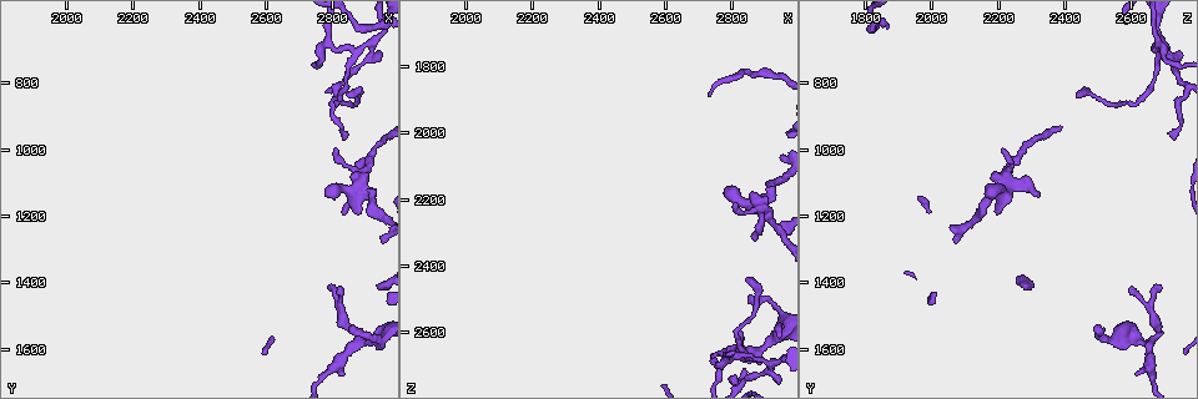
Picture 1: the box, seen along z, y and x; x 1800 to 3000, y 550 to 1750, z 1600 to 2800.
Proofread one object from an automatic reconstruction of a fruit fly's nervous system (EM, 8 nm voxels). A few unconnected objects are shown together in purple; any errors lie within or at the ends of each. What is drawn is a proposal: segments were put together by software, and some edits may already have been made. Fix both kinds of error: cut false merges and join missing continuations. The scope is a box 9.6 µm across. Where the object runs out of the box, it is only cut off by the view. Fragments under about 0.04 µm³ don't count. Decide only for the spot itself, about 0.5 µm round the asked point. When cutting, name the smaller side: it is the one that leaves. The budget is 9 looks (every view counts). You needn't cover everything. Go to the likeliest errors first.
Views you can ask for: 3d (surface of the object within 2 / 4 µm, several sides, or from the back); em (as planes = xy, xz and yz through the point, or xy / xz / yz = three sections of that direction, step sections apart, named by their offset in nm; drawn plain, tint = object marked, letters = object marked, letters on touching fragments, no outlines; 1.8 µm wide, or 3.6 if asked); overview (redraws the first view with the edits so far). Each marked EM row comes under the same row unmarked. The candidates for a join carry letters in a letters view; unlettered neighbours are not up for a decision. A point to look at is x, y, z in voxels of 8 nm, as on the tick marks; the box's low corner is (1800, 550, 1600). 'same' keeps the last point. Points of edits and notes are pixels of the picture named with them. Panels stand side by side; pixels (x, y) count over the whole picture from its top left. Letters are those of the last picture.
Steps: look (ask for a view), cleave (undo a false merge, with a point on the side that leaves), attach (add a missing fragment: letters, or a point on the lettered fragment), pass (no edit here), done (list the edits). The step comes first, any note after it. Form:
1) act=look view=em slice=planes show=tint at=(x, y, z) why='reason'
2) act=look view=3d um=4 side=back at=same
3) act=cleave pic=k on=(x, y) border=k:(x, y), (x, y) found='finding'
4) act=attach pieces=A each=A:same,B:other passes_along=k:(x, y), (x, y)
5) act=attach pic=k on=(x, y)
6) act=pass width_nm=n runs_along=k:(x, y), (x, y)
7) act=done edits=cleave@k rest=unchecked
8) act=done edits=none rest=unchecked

act=look view=em slice=planes show=letters at=(2950, 1260, 2070)

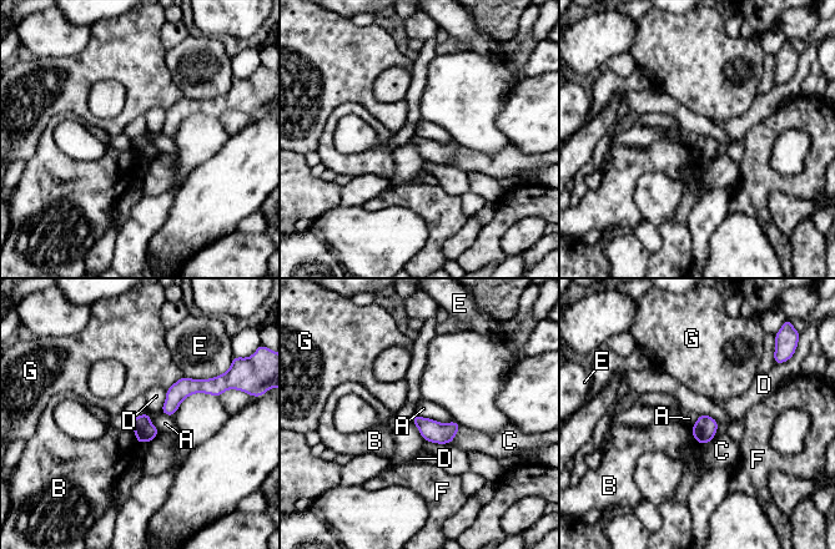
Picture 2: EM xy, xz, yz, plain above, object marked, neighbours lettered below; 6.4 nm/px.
act=pass each=A:other,B:other,C:other,D:other,E:other,F:other,G:other border=2:(416, 414), (439, 422), (453, 421) found='none of them fits'

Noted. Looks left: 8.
act=look view=3d um=2 side=back at=(2860, 1530, 2490)

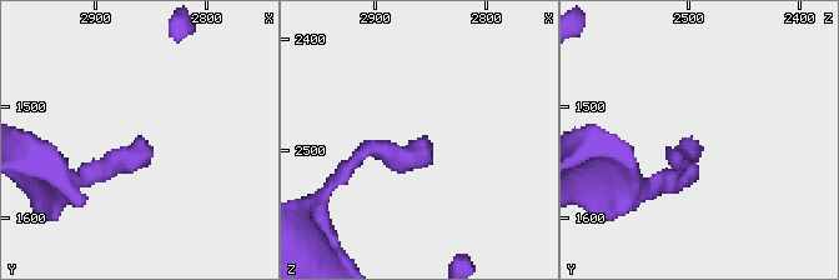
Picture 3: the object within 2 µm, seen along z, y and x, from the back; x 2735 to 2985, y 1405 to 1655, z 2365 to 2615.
act=look view=em slice=planes show=tint at=(2860, 1528, 2492) why='now the EM'

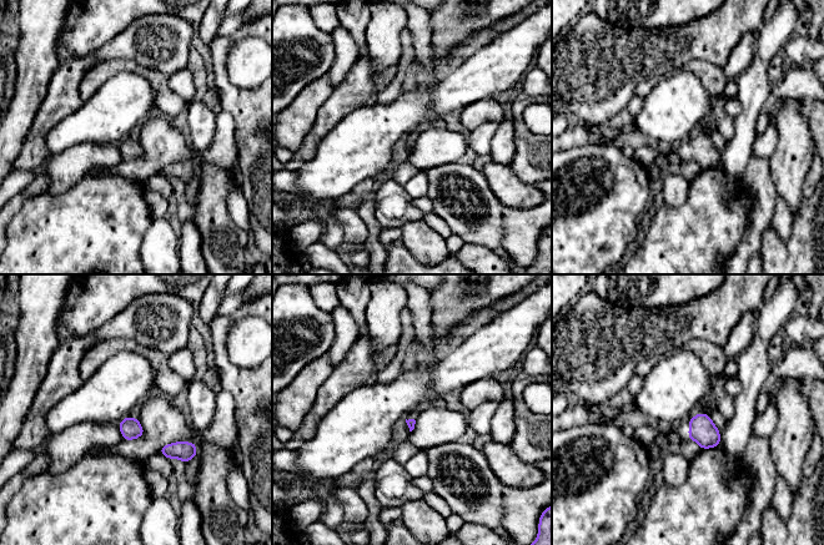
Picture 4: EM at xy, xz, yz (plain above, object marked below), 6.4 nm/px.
act=look view=em slice=planes show=letters at=same

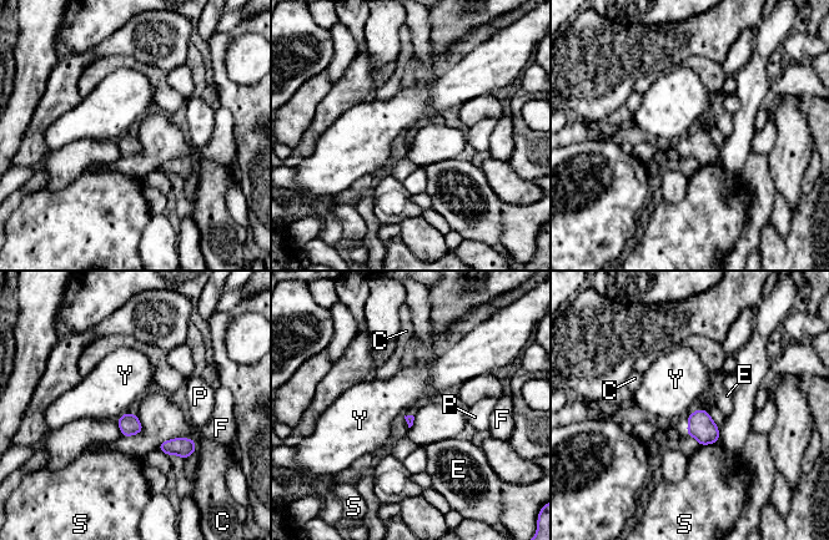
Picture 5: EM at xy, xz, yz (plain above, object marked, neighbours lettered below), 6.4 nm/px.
act=pass longest_contact=S:130nm each=C:other,E:other,F:other,P:other,S:other,Y:other border=5:(125, 412), (116, 419) found='none of them fits'

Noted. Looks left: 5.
act=look view=3d um=2 at=(2880, 1140, 2330) why='branch stops here'

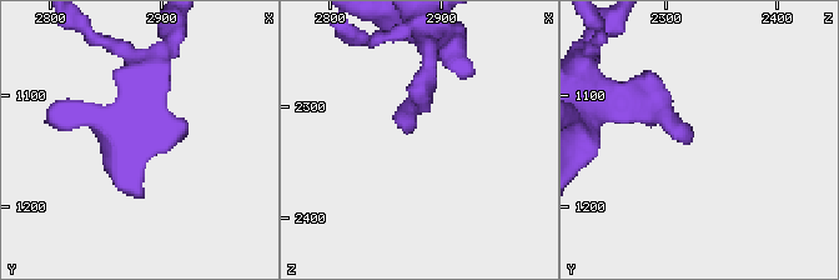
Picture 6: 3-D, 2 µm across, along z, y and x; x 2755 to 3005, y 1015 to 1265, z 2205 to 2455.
act=look view=em slice=planes show=letters at=(2872, 1142, 2322)

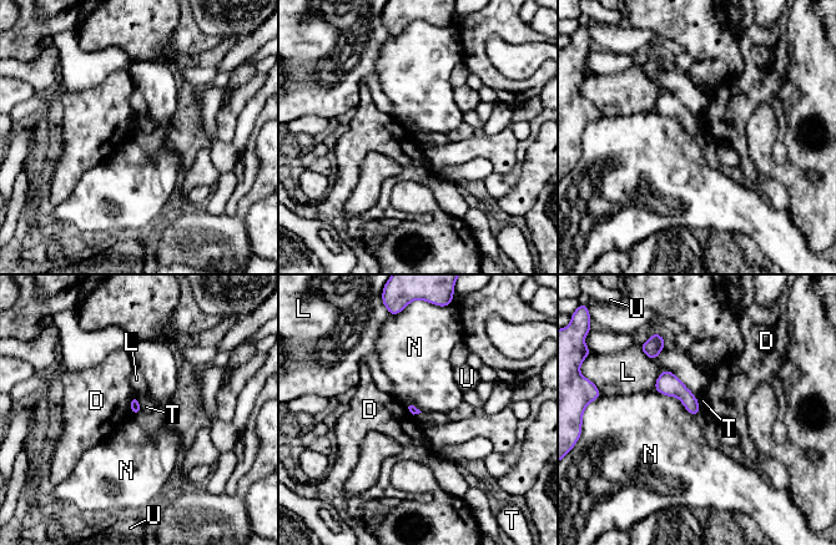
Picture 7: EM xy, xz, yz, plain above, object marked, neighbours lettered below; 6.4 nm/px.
act=pass each=D:other,L:other,N:other,T:other,U:other border=7:(137, 398), (142, 412) found='no lettered fragment goes on from it'

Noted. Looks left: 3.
act=look view=em slice=planes show=tint at=(2790, 680, 2680) why='branch point'

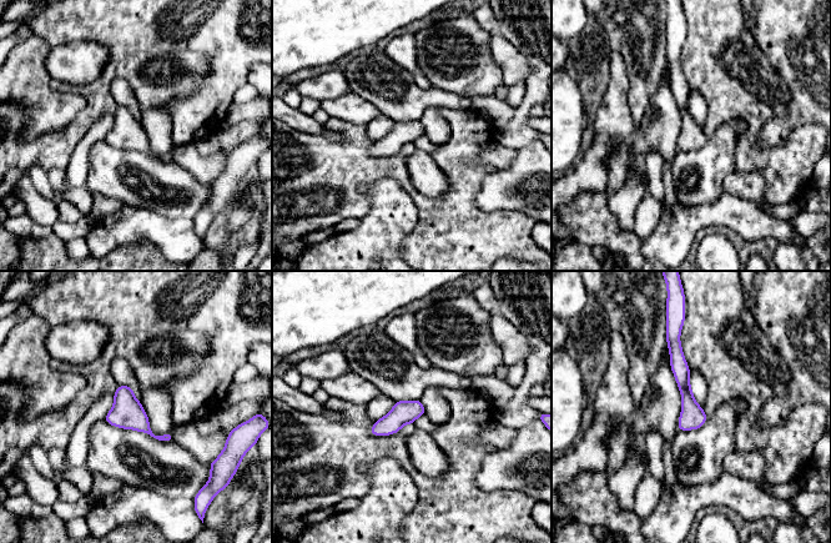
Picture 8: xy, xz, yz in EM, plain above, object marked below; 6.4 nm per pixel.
act=look view=em slice=planes show=letters at=same why='what lies round it'

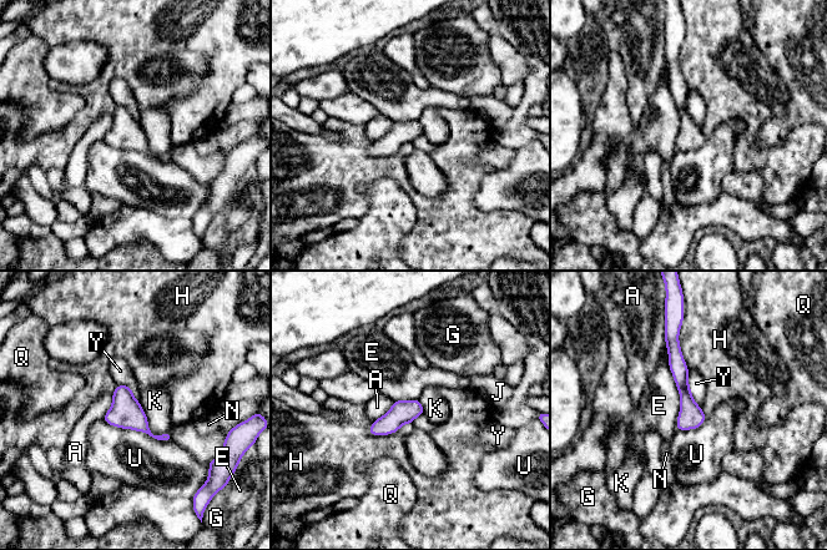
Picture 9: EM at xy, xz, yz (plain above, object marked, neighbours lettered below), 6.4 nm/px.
act=pass each=A:other,E:other,G:other,H:other,J:other,K:other,N:other,Q:other,U:other,Y:other runs_along=9:(671, 338), (694, 425) found='continuous, no second cell'

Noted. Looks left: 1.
act=done edits=none rest=unchecked

